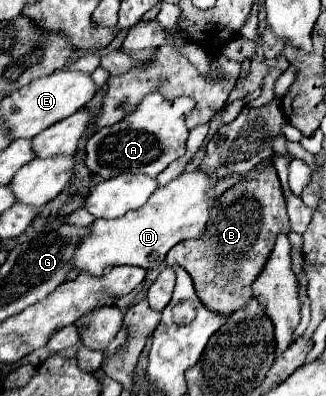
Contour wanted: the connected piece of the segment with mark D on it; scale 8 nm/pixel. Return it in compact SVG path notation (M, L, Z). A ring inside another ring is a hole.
M201 169L185 171L165 187L159 187L145 207L125 213L119 219L95 219L91 223L91 235L77 247L77 271L89 271L101 275L105 267L113 265L137 265L143 269L159 267L171 247L187 239L199 239L205 233L209 211L217 197L207 197L207 191L217 185L217 175Z

